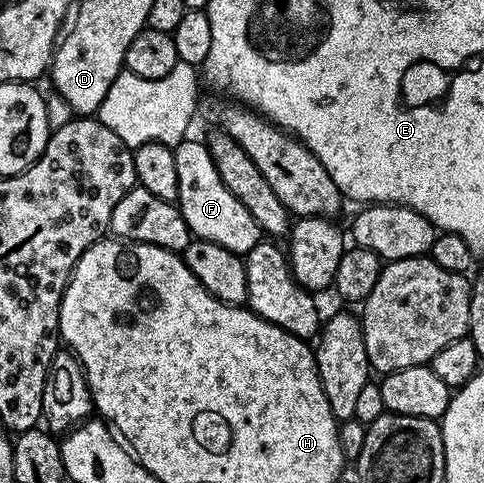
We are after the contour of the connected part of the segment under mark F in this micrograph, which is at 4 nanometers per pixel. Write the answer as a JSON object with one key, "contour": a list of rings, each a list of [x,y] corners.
{"contour":[[[187,138],[173,145],[176,158],[176,182],[178,183],[178,209],[182,212],[184,222],[197,239],[216,242],[216,246],[224,246],[224,250],[232,250],[245,254],[254,249],[263,239],[262,228],[236,202],[236,197],[220,182],[220,174],[212,162],[212,154],[201,139]]]}

